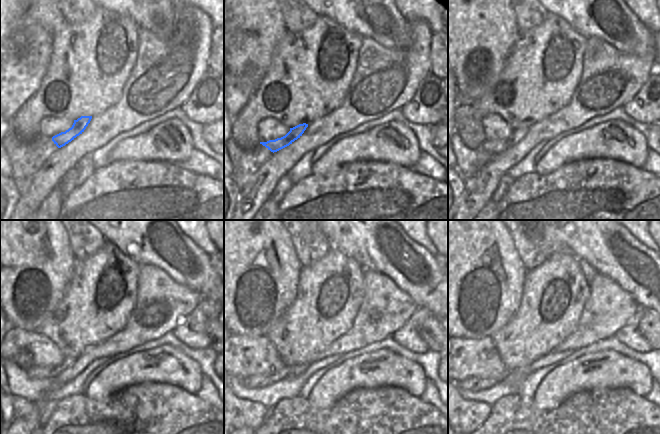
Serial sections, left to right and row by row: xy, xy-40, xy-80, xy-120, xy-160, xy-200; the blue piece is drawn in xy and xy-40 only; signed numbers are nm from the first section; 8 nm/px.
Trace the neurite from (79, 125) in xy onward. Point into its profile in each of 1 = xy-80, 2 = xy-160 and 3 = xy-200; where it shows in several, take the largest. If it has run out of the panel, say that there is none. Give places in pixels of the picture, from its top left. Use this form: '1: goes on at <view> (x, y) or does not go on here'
1: goes on at xy-80 (494, 146)
2: goes on at xy-160 (252, 381)
3: goes on at xy-200 (473, 384)

